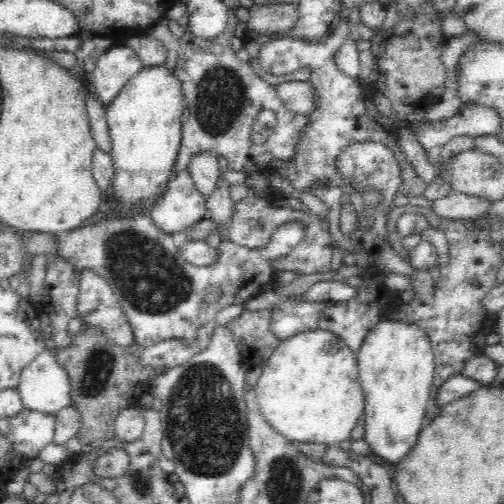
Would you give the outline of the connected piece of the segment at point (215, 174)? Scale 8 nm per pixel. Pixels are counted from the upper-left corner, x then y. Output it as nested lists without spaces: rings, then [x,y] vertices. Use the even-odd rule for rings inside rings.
[[[207,150],[200,152],[200,154],[194,154],[194,158],[190,160],[188,171],[196,190],[201,192],[206,200],[216,190],[216,186],[220,182],[218,167],[217,156]]]

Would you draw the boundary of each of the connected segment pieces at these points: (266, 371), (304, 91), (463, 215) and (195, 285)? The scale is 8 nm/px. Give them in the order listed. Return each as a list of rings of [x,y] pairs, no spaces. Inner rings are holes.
[[[321,329],[296,333],[284,339],[262,367],[253,389],[262,417],[278,434],[291,442],[314,442],[327,446],[350,439],[350,432],[364,413],[365,396],[358,378],[356,355],[342,338]]]
[[[286,81],[274,85],[284,107],[293,113],[308,115],[316,108],[316,91],[310,81]]]
[[[450,192],[445,197],[430,201],[430,208],[436,215],[450,220],[476,219],[492,206],[492,202],[482,197],[458,192]]]
[[[140,212],[129,216],[121,215],[119,218],[98,217],[89,221],[84,227],[76,227],[66,234],[57,236],[53,240],[53,252],[66,259],[79,276],[82,270],[90,269],[108,282],[117,302],[129,318],[136,343],[142,347],[150,347],[169,339],[186,339],[194,342],[197,331],[201,328],[200,324],[214,319],[226,306],[243,304],[256,294],[272,291],[275,288],[273,285],[276,284],[276,274],[280,272],[272,267],[273,260],[277,259],[276,254],[256,255],[246,246],[234,244],[230,240],[222,240],[220,243],[218,258],[214,260],[214,265],[193,266],[186,262],[179,249],[173,246],[172,235],[160,230],[149,213],[142,215]],[[219,288],[224,294],[216,302],[205,306],[203,299],[207,293],[218,291]]]

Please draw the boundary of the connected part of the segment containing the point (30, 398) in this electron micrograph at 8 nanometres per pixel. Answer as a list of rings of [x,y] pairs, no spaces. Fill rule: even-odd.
[[[46,348],[21,370],[17,389],[22,398],[24,409],[56,415],[62,408],[71,405],[70,377],[64,367],[58,364],[56,353],[56,349],[48,350]]]

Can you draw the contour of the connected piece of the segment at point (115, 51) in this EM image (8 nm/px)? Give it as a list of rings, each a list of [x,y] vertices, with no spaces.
[[[116,42],[102,52],[96,64],[92,72],[94,95],[105,105],[110,104],[124,85],[144,68],[133,48]]]

